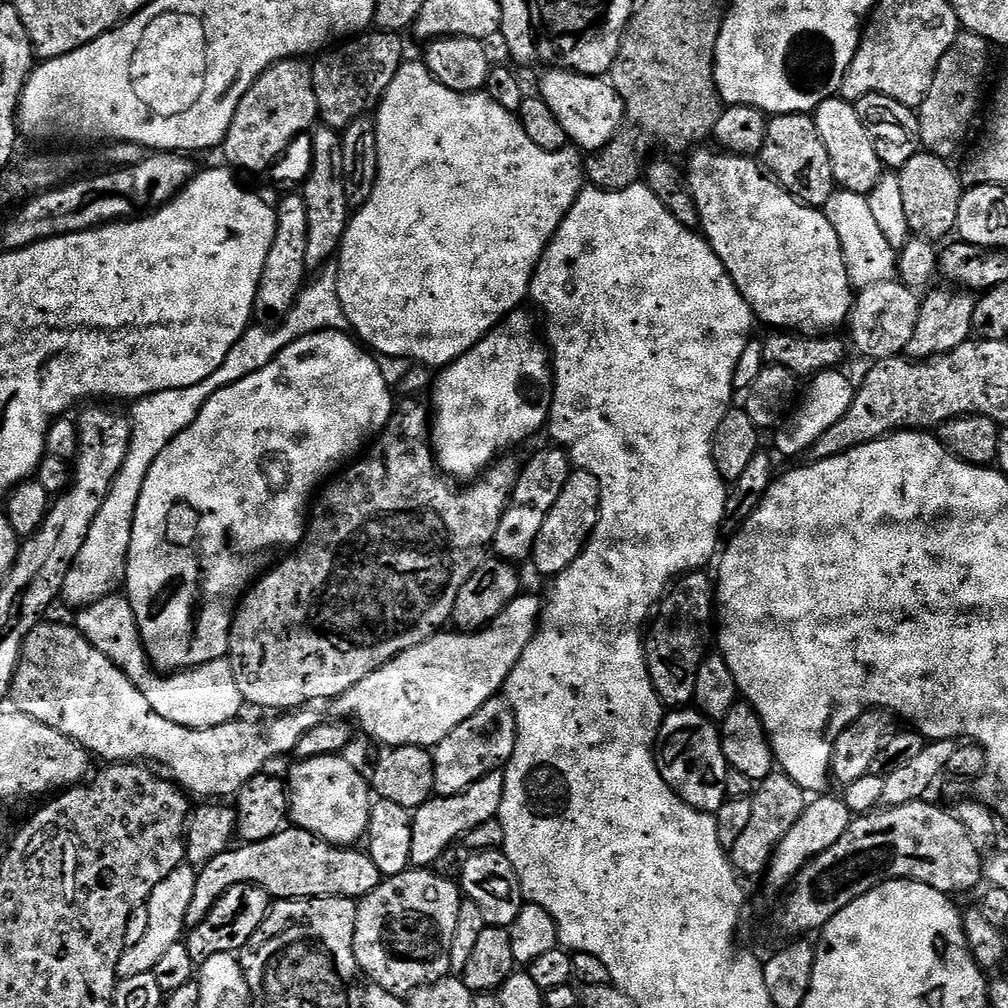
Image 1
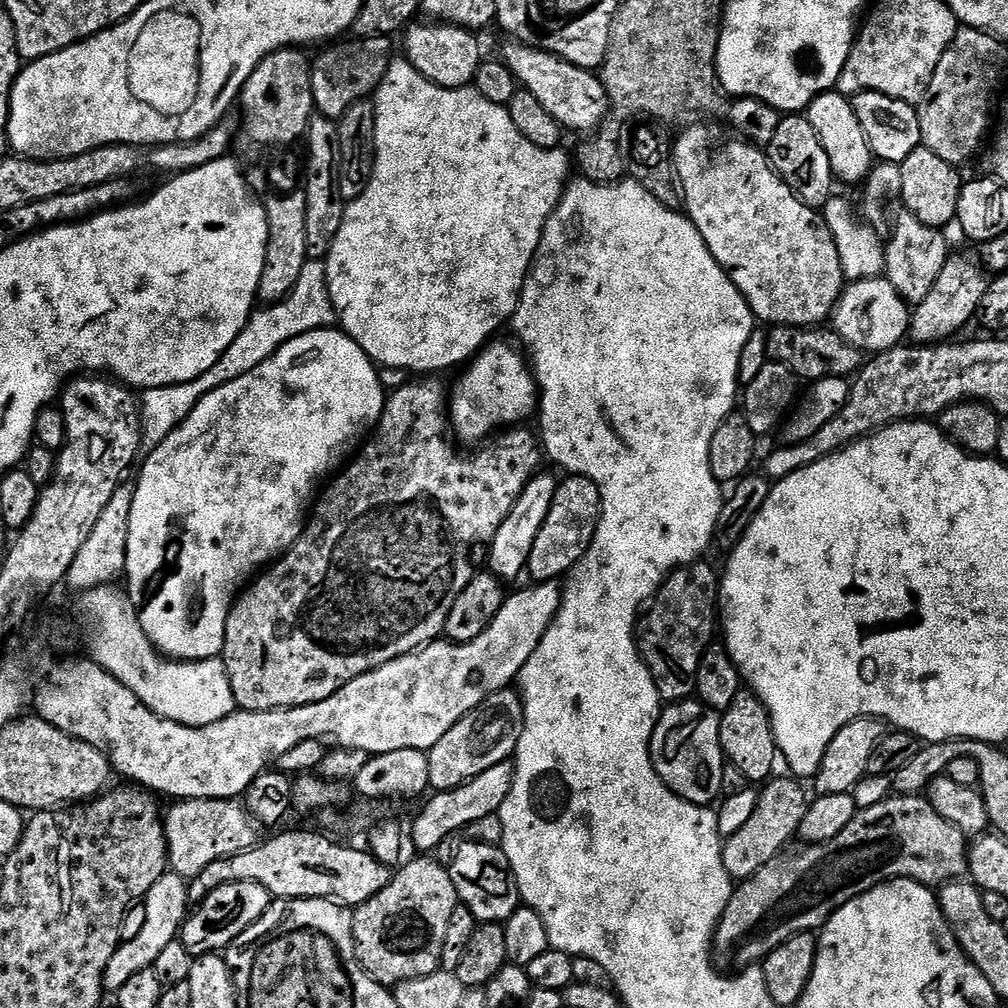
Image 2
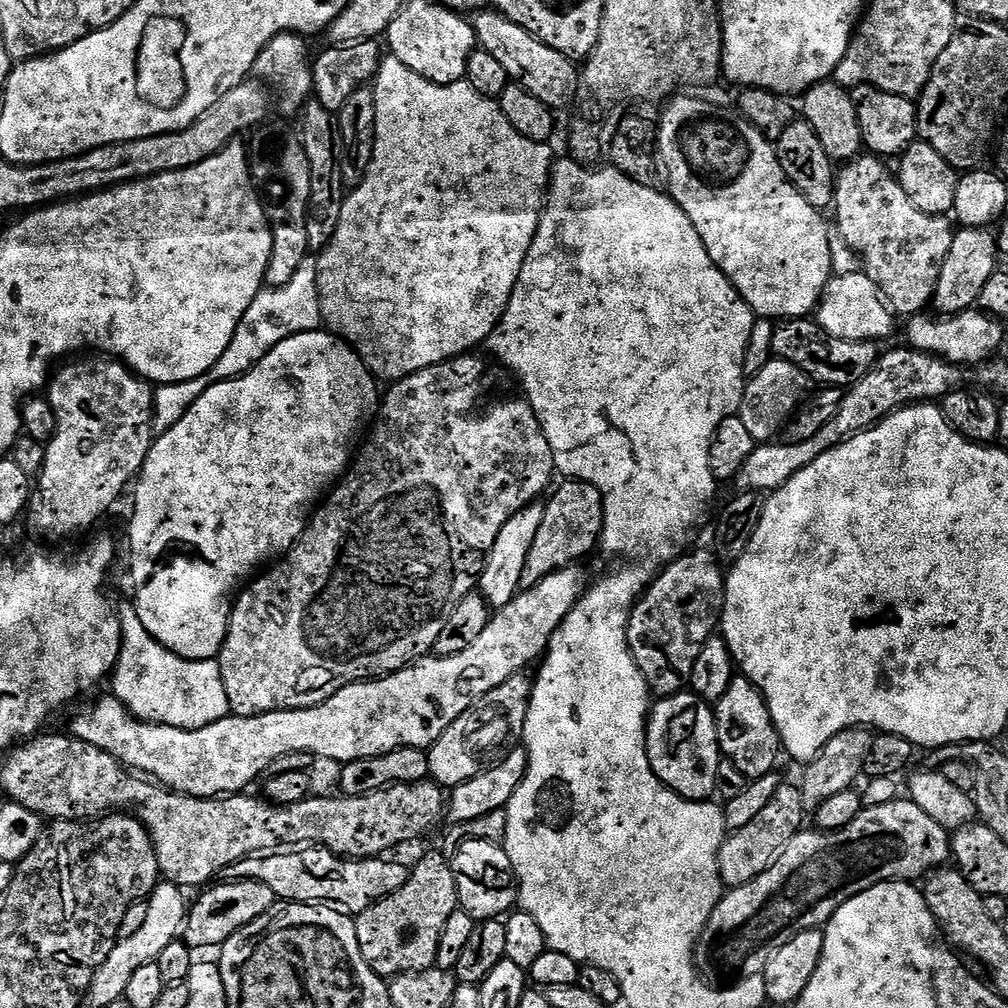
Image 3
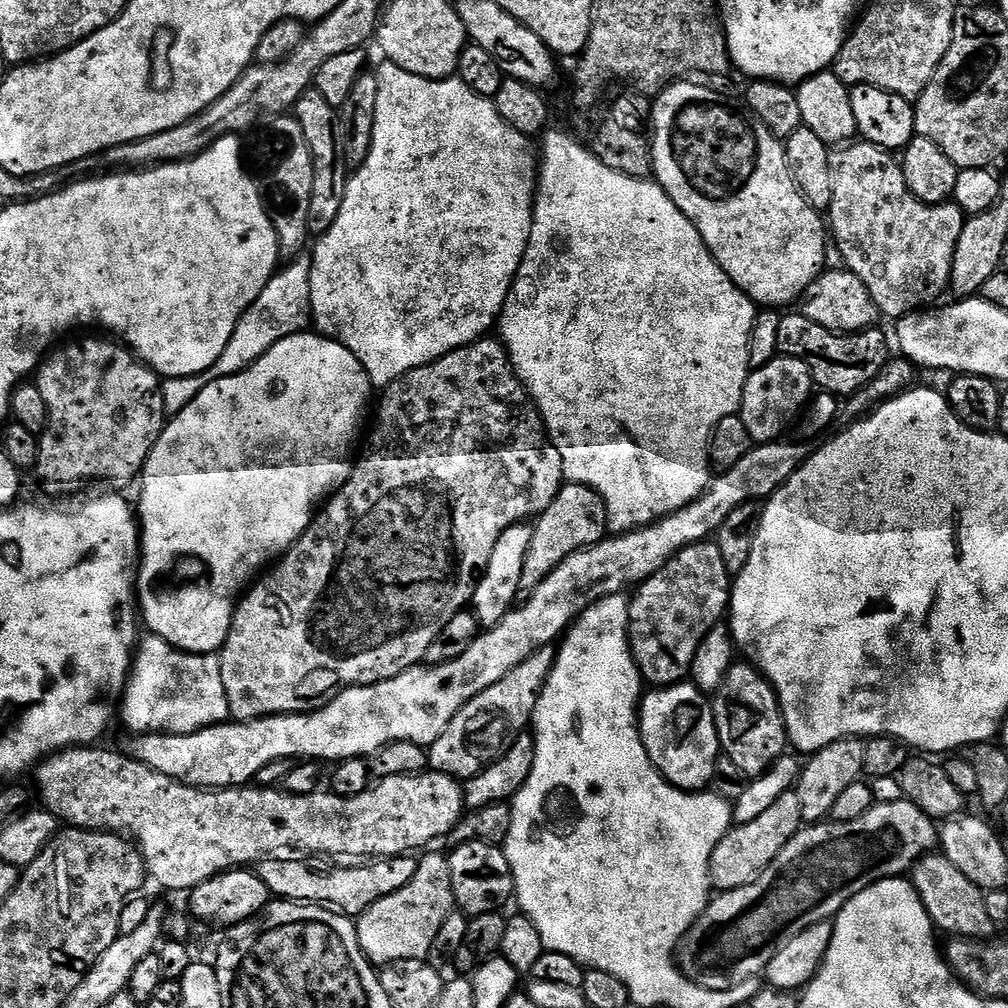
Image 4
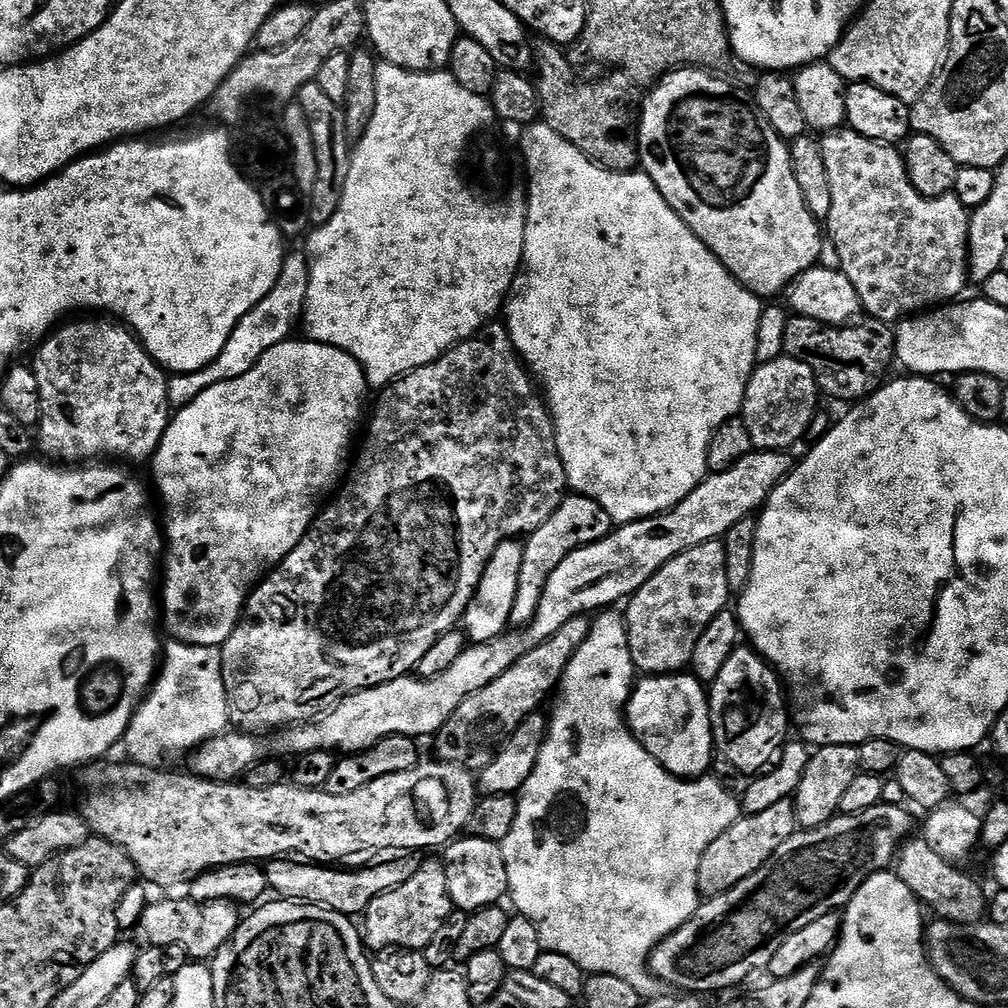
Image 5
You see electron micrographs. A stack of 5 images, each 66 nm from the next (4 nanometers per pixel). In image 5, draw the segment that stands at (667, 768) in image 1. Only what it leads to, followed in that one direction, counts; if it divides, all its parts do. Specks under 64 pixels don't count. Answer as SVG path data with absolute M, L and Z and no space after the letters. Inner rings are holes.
M691 674L644 676L635 681L626 709L628 728L672 776L700 778L712 767L714 745L708 693Z

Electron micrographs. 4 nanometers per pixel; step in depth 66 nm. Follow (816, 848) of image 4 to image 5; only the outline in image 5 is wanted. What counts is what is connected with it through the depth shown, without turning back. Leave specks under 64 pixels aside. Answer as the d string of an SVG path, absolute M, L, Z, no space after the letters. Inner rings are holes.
M881 802L862 814L846 816L837 814L830 822L817 828L798 830L746 882L738 882L734 890L705 899L696 913L678 930L674 930L652 951L648 966L661 985L679 990L684 994L705 994L720 992L743 982L756 971L767 969L770 958L778 951L778 946L798 930L810 926L810 922L822 918L822 914L840 912L847 908L850 898L876 872L893 867L902 845L913 835L912 816L907 807Z

